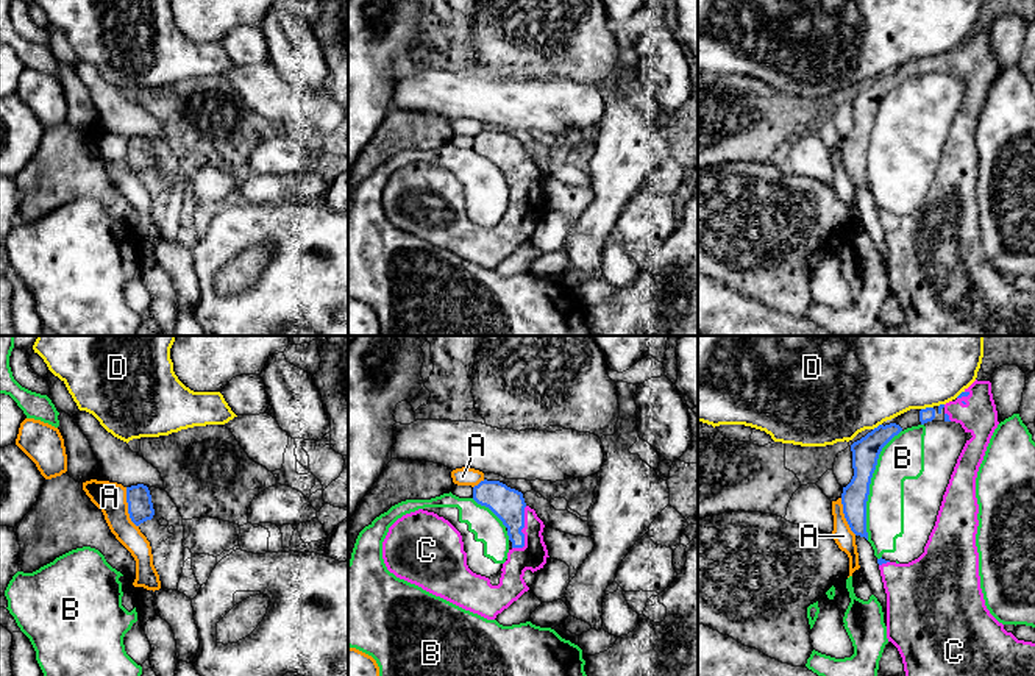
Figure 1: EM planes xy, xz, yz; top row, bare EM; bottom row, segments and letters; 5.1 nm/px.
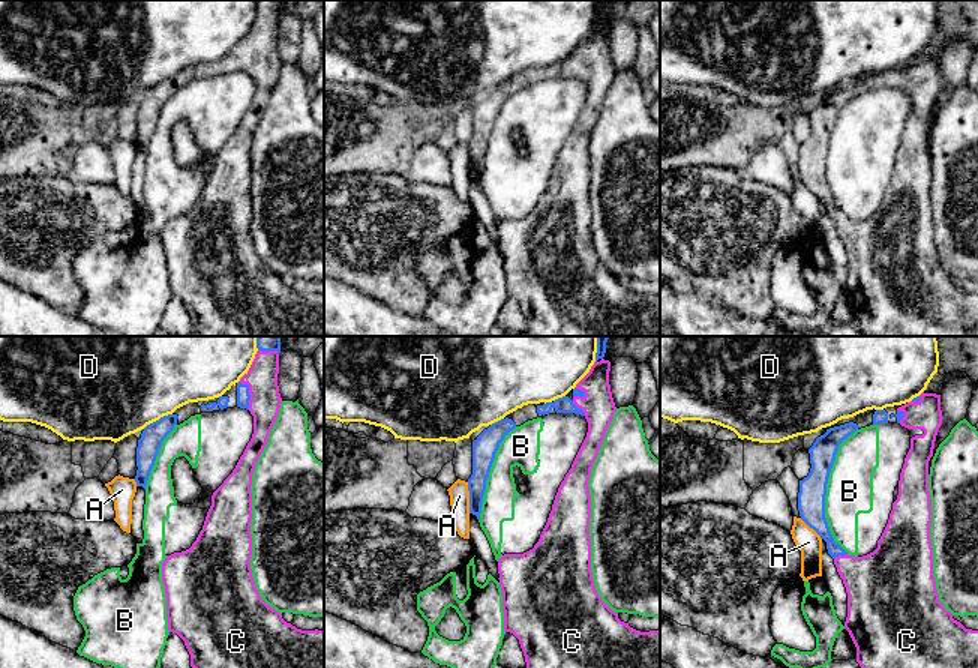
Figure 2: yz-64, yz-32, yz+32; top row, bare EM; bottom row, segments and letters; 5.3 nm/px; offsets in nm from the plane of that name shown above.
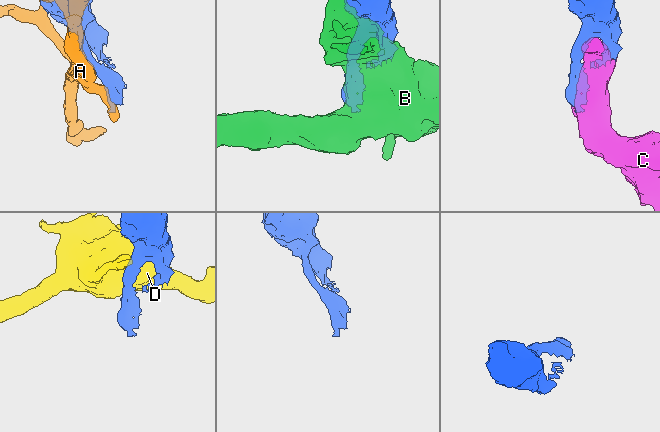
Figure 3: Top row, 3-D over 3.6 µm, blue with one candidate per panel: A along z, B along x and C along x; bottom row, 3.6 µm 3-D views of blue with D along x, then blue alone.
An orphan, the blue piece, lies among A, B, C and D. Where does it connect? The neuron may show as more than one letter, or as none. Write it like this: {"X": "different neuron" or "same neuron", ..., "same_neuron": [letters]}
{"A": "different neuron", "B": "different neuron", "C": "same neuron", "D": "different neuron", "same_neuron": ["C"]}

